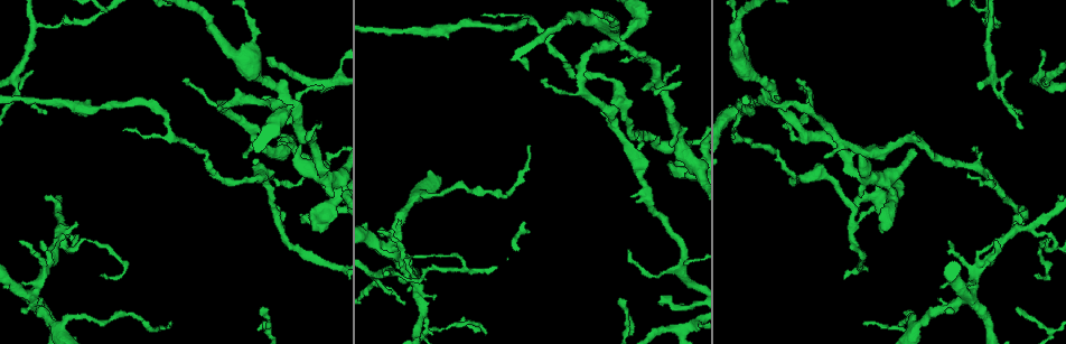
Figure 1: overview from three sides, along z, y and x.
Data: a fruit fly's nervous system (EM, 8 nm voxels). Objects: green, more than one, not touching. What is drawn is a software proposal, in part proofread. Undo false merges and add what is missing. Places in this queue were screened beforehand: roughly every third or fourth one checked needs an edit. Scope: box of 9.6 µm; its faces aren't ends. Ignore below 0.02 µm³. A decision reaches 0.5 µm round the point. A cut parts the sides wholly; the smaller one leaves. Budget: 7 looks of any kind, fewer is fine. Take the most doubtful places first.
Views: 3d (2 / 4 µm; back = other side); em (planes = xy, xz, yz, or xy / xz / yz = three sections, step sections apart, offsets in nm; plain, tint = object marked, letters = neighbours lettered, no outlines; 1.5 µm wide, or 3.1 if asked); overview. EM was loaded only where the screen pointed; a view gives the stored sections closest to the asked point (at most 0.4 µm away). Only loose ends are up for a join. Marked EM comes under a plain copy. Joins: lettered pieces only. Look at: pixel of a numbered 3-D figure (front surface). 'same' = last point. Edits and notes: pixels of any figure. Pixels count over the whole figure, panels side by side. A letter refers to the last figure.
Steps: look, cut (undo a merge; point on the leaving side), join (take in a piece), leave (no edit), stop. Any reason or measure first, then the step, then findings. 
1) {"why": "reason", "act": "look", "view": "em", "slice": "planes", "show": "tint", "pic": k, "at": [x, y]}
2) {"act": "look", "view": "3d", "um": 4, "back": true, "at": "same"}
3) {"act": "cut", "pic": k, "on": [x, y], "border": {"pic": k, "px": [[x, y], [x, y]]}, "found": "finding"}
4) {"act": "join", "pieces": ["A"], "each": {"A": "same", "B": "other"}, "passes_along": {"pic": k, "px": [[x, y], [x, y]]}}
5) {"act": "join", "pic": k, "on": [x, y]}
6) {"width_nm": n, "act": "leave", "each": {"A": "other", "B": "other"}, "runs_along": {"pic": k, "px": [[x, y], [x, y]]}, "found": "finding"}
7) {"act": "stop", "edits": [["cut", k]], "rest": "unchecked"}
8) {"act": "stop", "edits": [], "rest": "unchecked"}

{"why": "three arms meet", "act": "look", "view": "em", "slice": "planes", "show": "tint", "pic": 1, "at": [393, 274]}

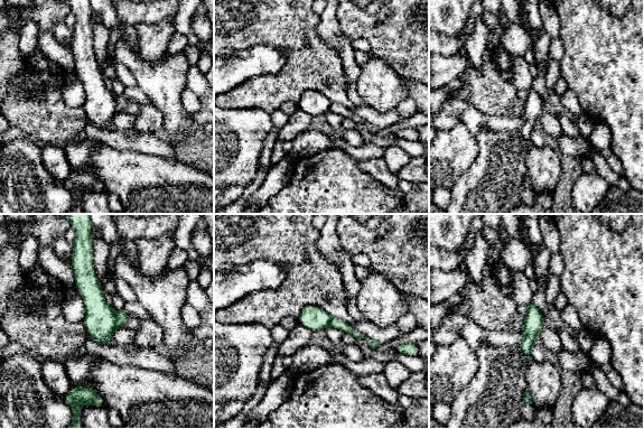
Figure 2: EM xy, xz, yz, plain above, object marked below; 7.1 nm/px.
{"act": "look", "view": "em", "slice": "planes", "show": "letters", "at": "same"}

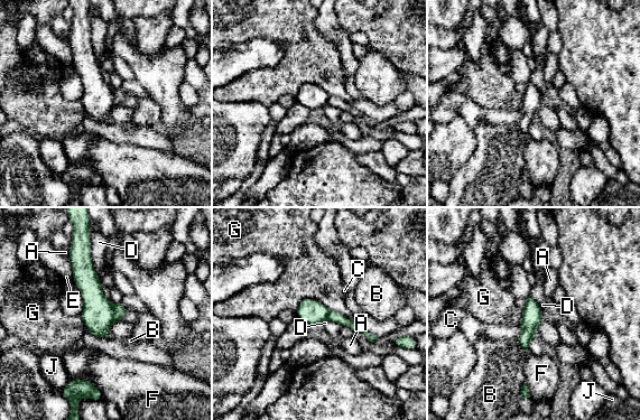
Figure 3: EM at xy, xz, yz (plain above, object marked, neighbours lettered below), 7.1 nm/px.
{"act": "cut", "pic": 3, "on": [120, 309], "each": {"A": "other", "B": "other", "C": "other", "D": "other", "E": "other", "F": "other", "G": "other", "J": "other"}, "part_leaving": {"pic": 3, "px": [[332, 314], [372, 338]]}, "found": "two cells meet here"}

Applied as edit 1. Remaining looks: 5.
{"act": "look", "view": "overview"}

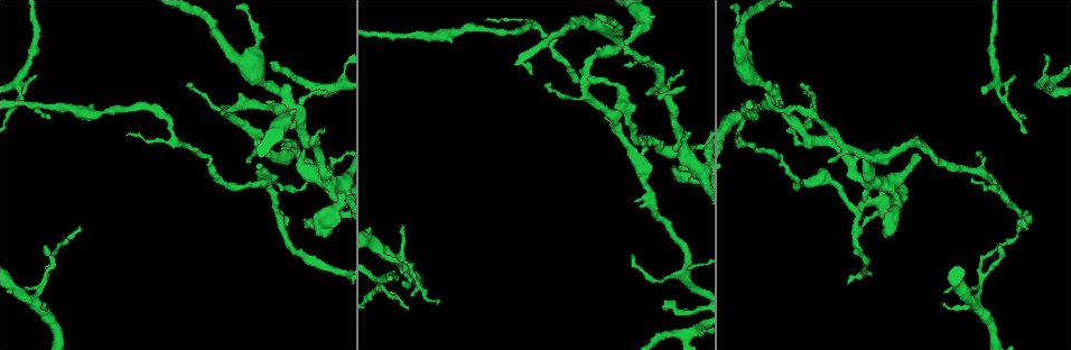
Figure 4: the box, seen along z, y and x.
{"why": "an open end", "act": "look", "view": "3d", "um": 2, "pic": 4, "at": [51, 117]}

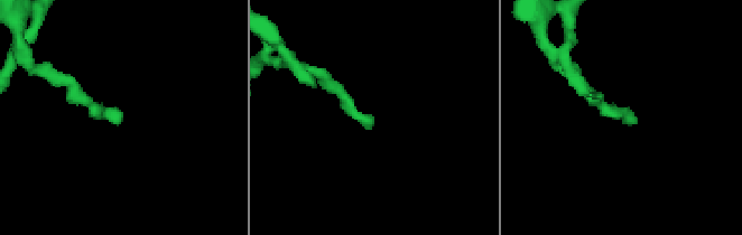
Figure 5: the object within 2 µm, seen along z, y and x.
{"act": "look", "view": "em", "slice": "xy", "step": 8, "show": "tint", "pic": 5, "at": [119, 120]}

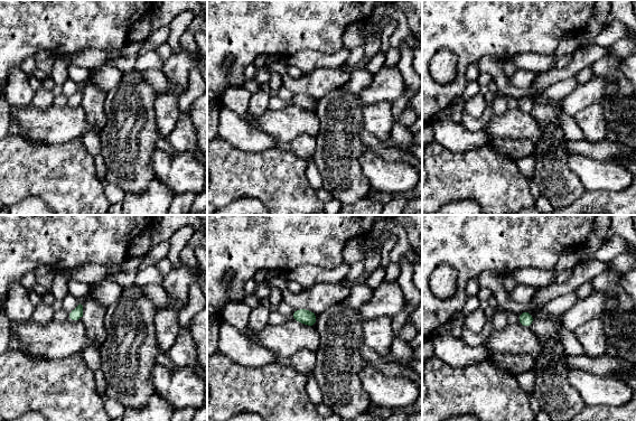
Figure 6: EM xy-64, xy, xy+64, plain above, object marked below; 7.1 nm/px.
{"act": "look", "view": "em", "slice": "xy", "step": 8, "show": "letters", "at": "same"}

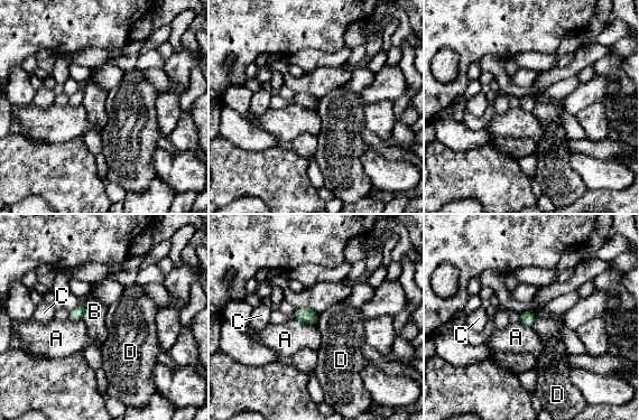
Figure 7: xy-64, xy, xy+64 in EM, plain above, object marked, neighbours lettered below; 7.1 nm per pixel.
{"width_nm": 110, "act": "leave", "each": {"A": "other", "B": "other", "C": "other", "D": "other"}, "border": {"pic": 7, "px": [[320, 314], [316, 326]]}, "found": "none of them fits"}

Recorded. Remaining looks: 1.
{"act": "stop", "edits": [["cut", 3]], "rest": "unchecked"}

